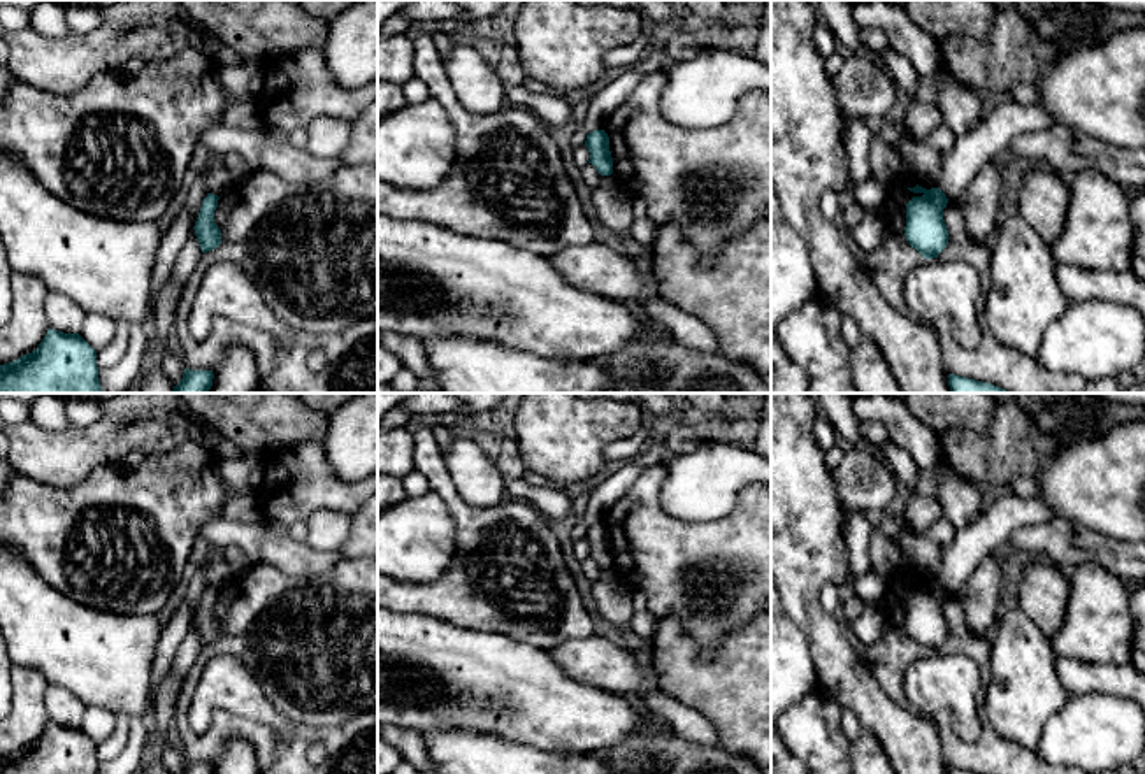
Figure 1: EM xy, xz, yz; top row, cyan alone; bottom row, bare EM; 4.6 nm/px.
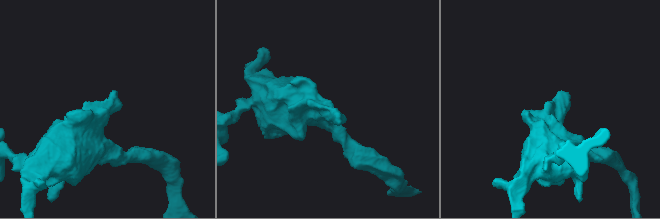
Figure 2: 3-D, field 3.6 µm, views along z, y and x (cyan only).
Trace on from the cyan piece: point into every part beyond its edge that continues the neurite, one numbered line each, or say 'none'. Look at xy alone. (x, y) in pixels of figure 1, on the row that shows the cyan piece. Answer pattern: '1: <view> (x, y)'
none

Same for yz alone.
none

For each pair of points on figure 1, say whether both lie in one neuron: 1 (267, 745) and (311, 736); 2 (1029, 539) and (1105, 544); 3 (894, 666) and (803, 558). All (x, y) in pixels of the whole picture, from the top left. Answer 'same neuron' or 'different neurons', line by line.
1: different neurons
2: same neuron
3: different neurons

